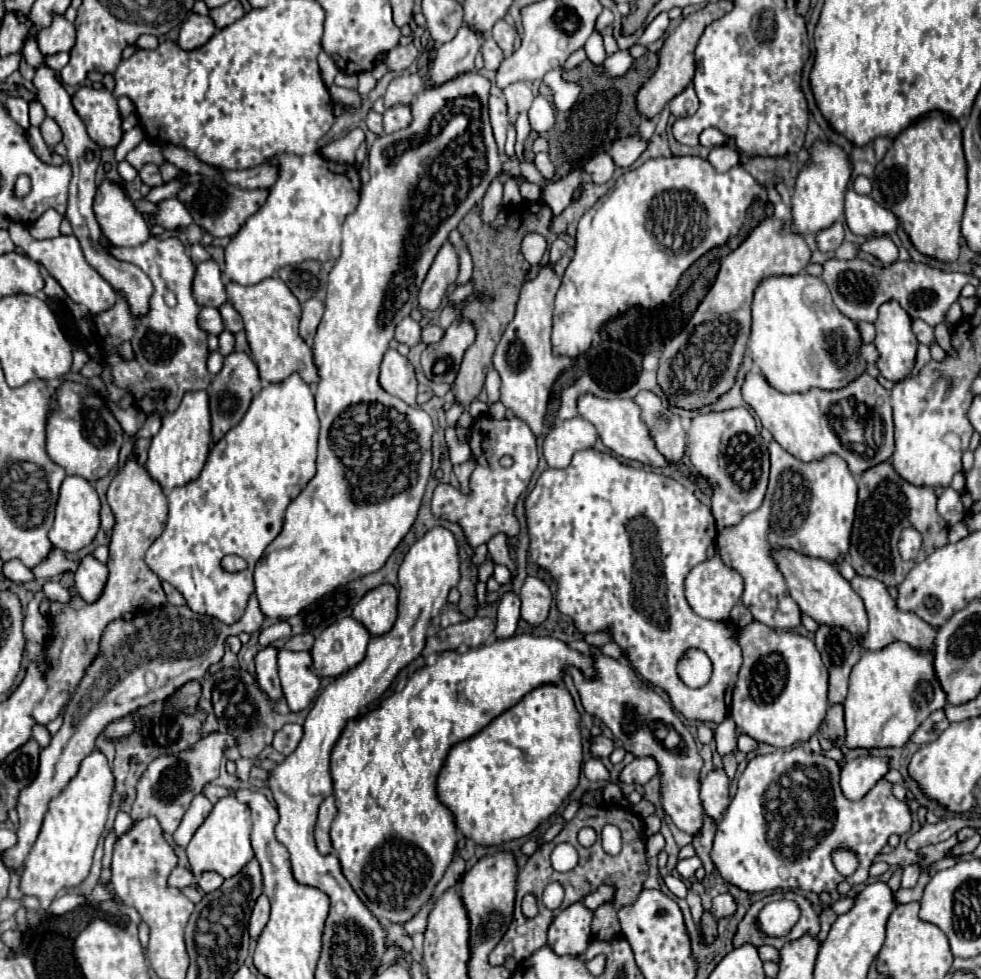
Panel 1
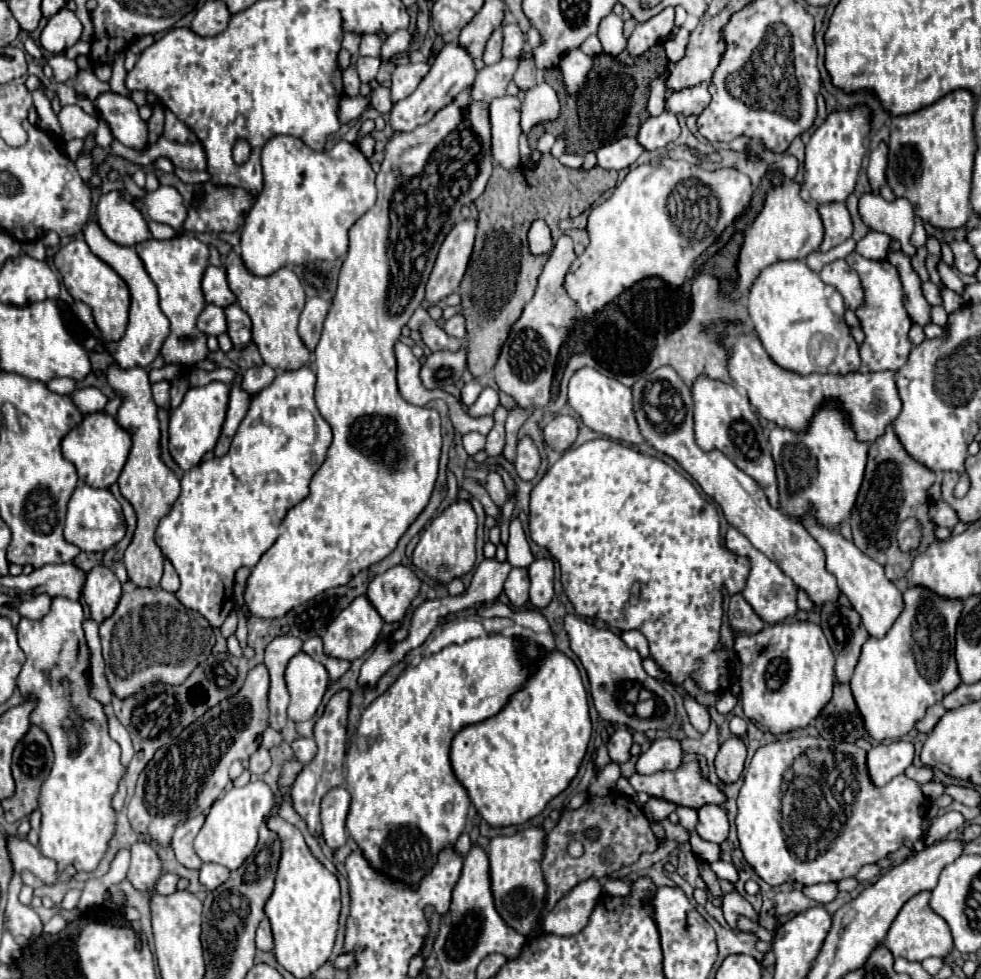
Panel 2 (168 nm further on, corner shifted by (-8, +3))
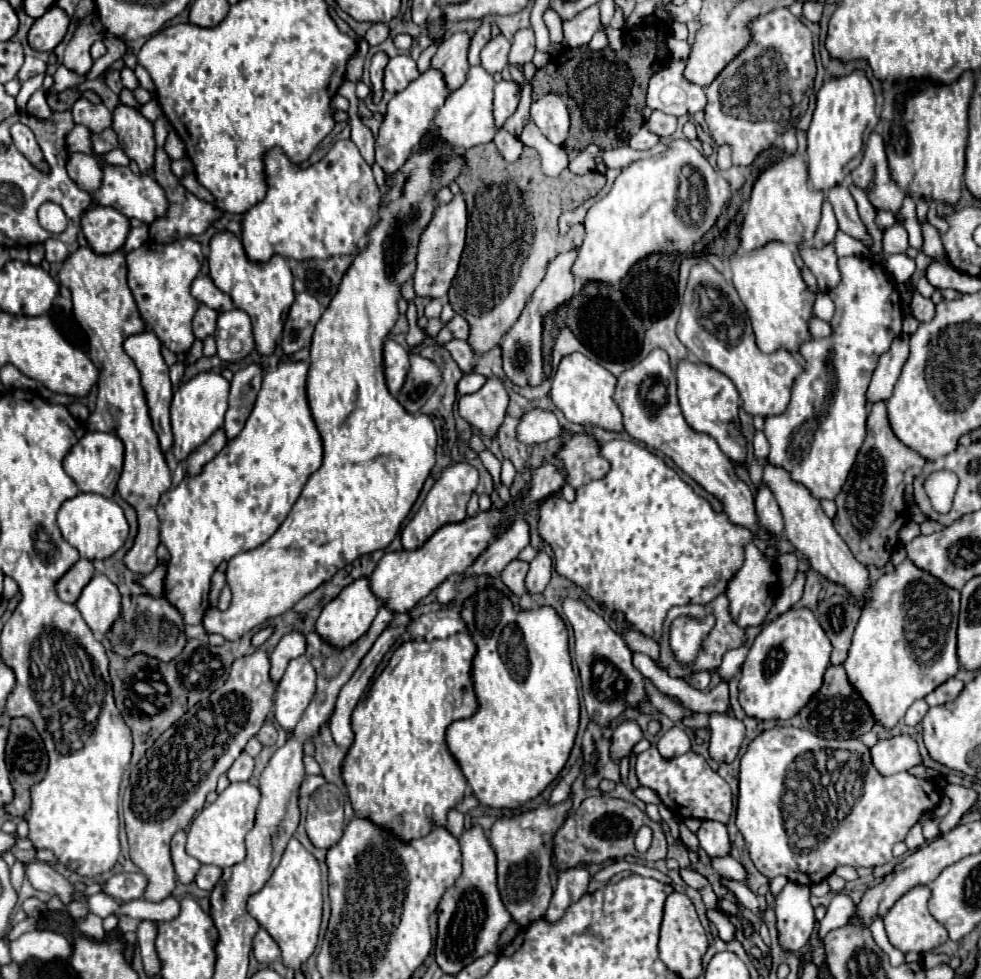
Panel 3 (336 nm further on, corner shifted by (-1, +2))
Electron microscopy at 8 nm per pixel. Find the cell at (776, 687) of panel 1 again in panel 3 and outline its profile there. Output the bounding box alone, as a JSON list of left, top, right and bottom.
[738,608,832,720]

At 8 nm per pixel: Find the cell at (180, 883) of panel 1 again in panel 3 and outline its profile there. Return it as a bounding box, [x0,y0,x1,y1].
[106,874,146,900]

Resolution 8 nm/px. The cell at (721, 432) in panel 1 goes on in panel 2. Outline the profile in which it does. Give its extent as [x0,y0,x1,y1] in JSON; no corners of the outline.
[693,375,781,509]

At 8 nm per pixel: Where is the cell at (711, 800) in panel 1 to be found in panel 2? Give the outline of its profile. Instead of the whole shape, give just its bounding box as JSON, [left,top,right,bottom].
[715,735,747,783]

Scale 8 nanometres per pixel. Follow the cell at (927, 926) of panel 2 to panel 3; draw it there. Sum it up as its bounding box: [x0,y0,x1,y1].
[884,886,948,954]

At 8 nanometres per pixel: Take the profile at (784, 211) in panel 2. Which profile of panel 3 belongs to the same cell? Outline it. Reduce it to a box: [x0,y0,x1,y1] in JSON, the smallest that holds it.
[740,154,822,252]

